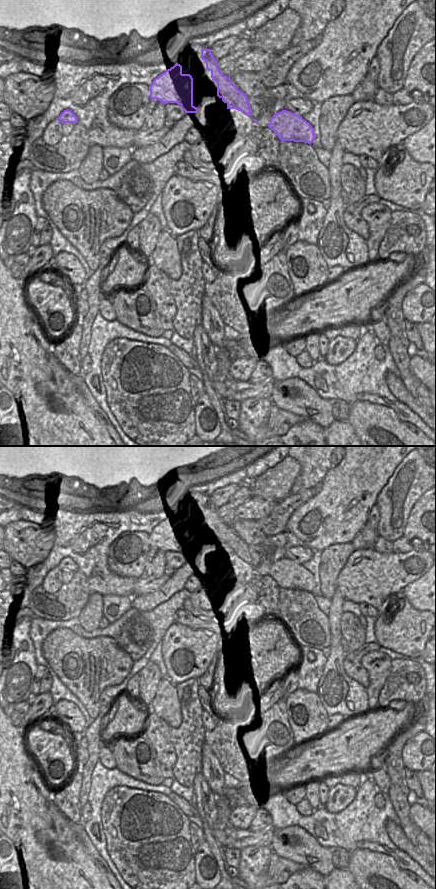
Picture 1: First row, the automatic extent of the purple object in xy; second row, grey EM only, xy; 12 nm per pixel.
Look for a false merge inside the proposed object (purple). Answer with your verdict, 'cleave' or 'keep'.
keep

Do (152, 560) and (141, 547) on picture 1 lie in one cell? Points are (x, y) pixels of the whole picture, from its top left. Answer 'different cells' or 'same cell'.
different cells

